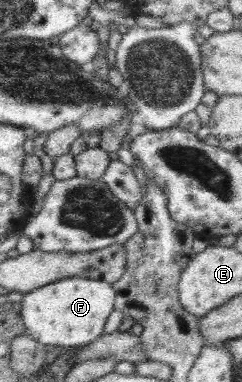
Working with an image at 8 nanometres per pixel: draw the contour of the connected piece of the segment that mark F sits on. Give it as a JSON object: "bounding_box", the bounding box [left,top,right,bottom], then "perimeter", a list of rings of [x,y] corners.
{"bounding_box":[21,279,117,349],"perimeter":[[[62,279],[24,295],[21,301],[23,323],[28,333],[40,343],[63,349],[82,348],[104,334],[106,320],[115,310],[117,296],[116,289],[105,280]]]}

